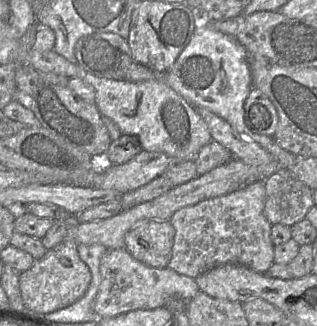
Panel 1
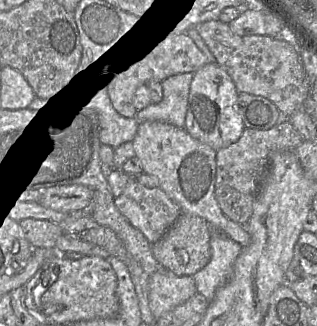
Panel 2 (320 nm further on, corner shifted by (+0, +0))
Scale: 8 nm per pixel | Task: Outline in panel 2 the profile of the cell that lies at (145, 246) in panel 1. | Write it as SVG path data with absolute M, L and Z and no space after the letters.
M182 212L167 232L152 244L152 254L162 268L177 276L193 276L204 268L211 258L212 227L197 215Z

